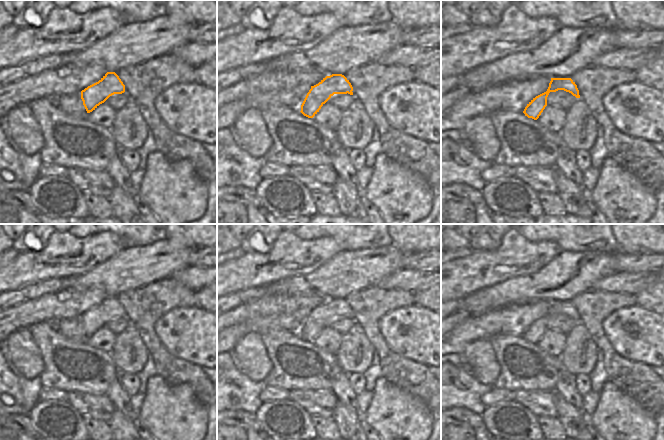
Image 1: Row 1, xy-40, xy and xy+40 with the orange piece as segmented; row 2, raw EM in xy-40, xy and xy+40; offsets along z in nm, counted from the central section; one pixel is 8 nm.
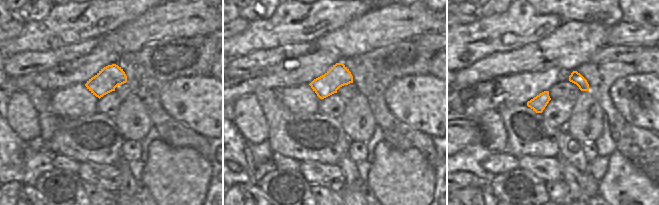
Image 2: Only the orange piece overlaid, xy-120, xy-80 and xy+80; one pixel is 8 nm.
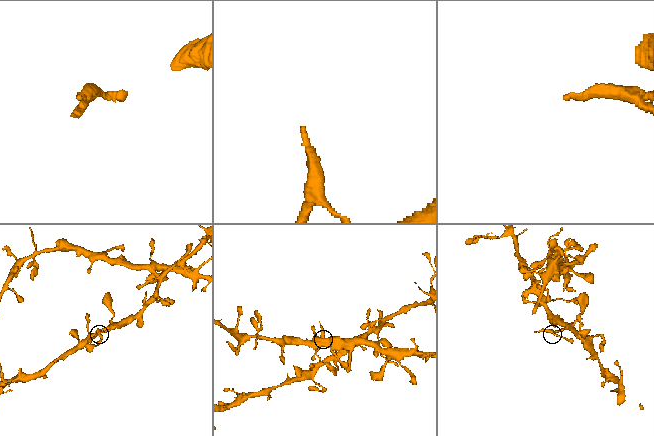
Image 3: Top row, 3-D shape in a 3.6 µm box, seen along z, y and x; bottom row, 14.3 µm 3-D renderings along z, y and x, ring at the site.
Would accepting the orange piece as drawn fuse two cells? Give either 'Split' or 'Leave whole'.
Split.

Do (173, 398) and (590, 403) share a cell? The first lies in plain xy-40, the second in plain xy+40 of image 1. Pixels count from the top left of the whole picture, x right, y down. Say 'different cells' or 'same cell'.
different cells

